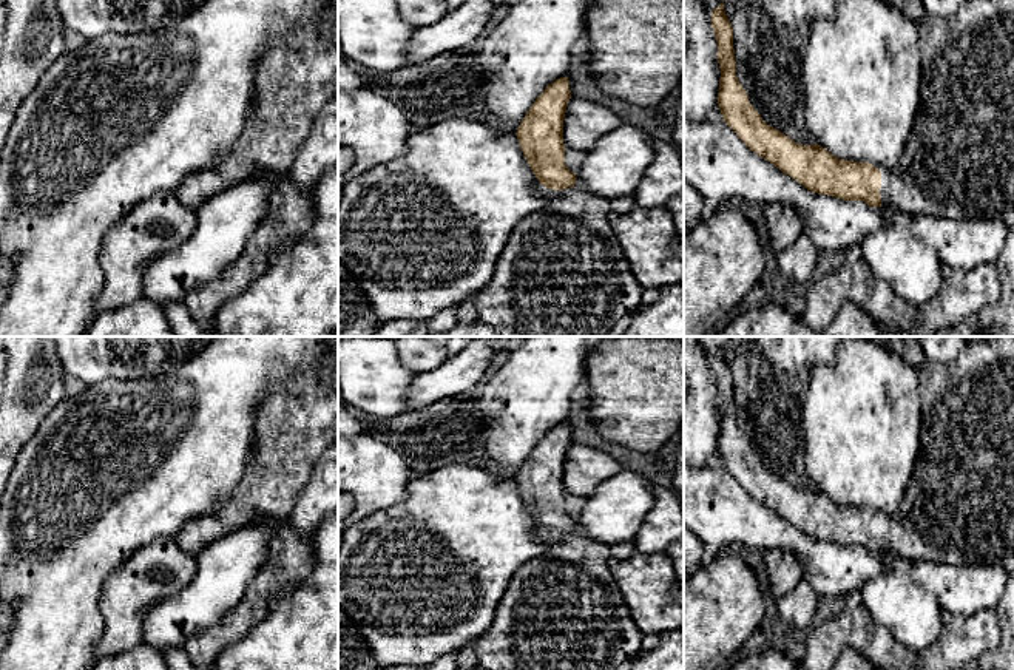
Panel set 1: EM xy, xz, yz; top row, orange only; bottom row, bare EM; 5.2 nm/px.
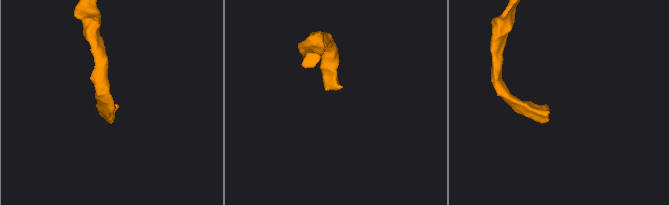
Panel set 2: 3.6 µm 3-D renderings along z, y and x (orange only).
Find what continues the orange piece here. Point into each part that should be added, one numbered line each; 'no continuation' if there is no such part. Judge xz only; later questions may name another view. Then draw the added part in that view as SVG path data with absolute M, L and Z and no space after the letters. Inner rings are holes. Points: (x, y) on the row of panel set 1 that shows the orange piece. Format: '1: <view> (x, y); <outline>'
1: xz (562, 272); M576 187L551 190L546 204L512 228L492 276L474 295L478 321L489 324L500 337L605 337L620 318L637 307L644 290L610 222L611 215L627 213L636 204L634 193L600 198Z

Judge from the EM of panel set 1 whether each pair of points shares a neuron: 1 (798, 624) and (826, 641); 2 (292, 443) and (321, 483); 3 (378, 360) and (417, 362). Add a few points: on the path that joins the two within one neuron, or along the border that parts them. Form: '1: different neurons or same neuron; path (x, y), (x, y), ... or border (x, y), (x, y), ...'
1: different neurons; border (807, 630), (803, 636)
2: different neurons; border (321, 453), (295, 504)
3: different neurons; border (395, 352), (398, 360), (414, 374)

